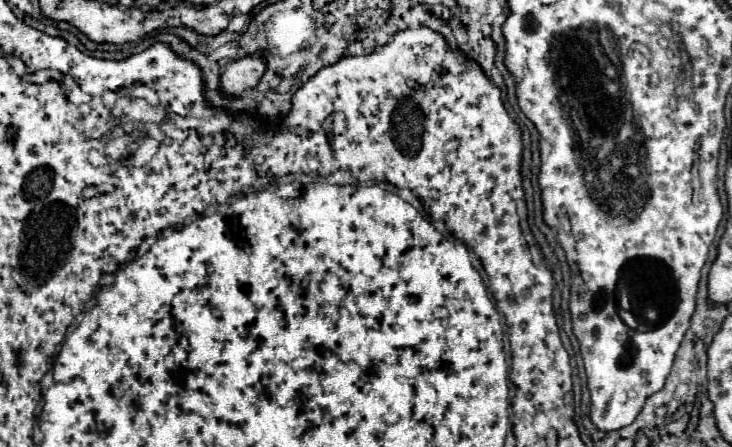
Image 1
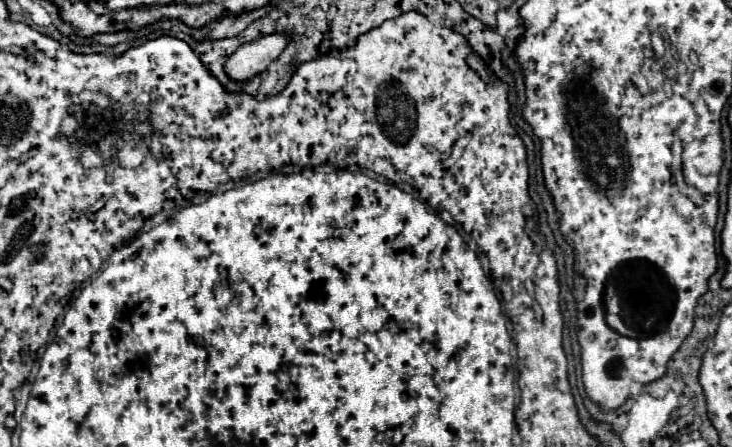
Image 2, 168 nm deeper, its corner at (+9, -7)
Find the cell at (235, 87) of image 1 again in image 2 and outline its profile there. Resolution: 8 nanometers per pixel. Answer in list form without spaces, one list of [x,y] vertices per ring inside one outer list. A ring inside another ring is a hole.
[[[275,31],[273,35],[263,35],[257,41],[241,45],[225,63],[225,71],[235,81],[247,81],[253,75],[265,71],[271,61],[275,61],[283,49],[291,43],[291,35]]]

